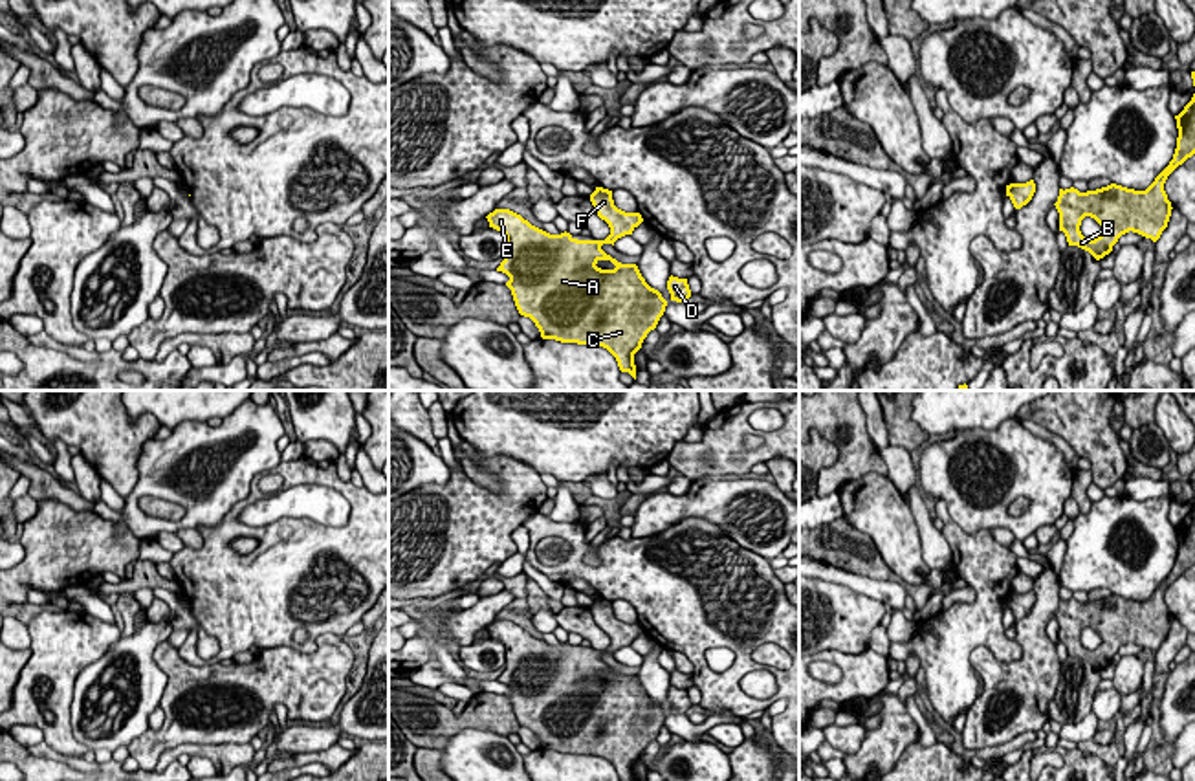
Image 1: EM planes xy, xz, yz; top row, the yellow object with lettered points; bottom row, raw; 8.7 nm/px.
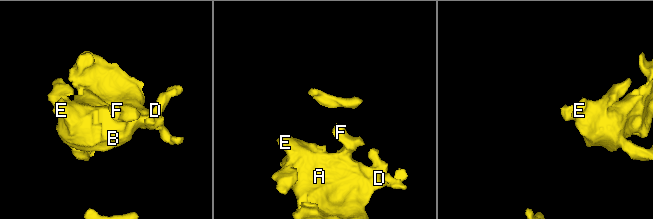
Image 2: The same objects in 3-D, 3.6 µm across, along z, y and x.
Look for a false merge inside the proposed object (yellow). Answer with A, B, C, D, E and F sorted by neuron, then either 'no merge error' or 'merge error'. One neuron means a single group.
A B C D E F; no merge error

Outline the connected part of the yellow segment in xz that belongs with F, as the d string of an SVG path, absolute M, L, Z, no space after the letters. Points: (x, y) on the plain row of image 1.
M596 598L590 605L594 622L610 638L605 651L577 651L570 644L550 645L510 620L495 620L486 629L489 638L506 647L504 671L497 678L510 688L521 726L530 728L543 750L561 754L598 755L618 772L619 781L636 781L634 764L643 750L656 739L667 711L651 698L636 675L621 675L607 666L601 656L612 654L643 632L640 623L625 623L614 616L612 601Z

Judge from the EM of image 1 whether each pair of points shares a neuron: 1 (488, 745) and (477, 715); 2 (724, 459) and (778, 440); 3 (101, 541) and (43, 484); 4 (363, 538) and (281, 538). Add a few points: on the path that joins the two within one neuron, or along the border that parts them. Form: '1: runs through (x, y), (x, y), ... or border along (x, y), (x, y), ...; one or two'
1: border along (506, 736), (460, 730), (442, 748); two
2: runs through (737, 461), (754, 461), (765, 453); one
3: border along (37, 501), (57, 499), (76, 510), (92, 512); two
4: runs through (343, 541), (301, 541); one

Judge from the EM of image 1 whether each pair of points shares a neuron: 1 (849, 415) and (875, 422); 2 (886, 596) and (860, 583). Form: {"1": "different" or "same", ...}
{"1": "different", "2": "same"}

